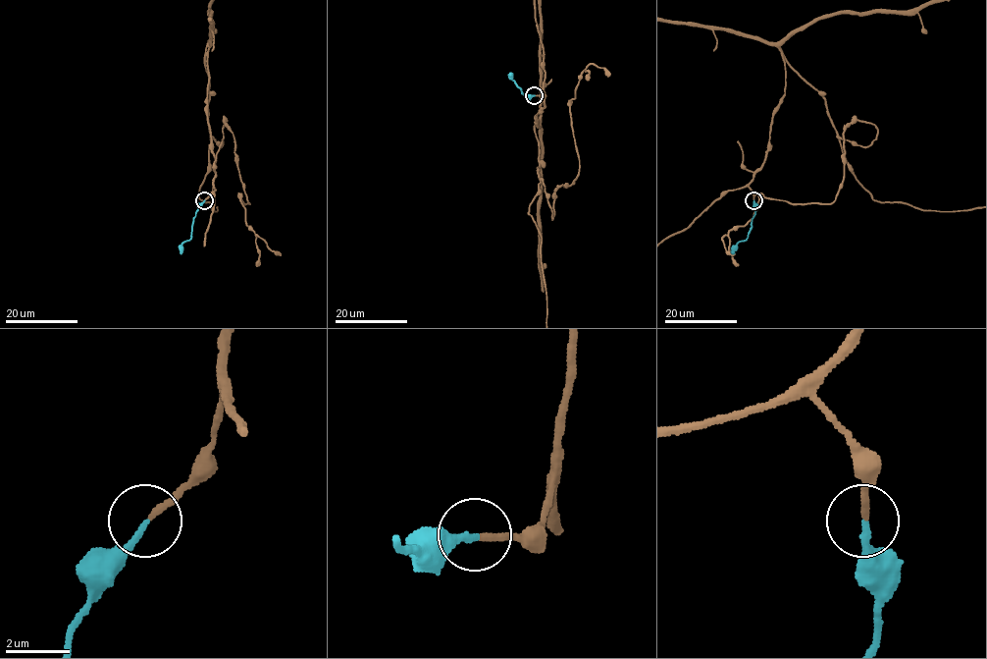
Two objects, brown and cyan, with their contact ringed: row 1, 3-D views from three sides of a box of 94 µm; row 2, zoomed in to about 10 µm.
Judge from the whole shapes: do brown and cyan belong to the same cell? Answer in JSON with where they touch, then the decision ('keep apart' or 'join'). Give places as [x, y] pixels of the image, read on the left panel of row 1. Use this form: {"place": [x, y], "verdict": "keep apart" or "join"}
{"place": [204, 200], "verdict": "join"}

